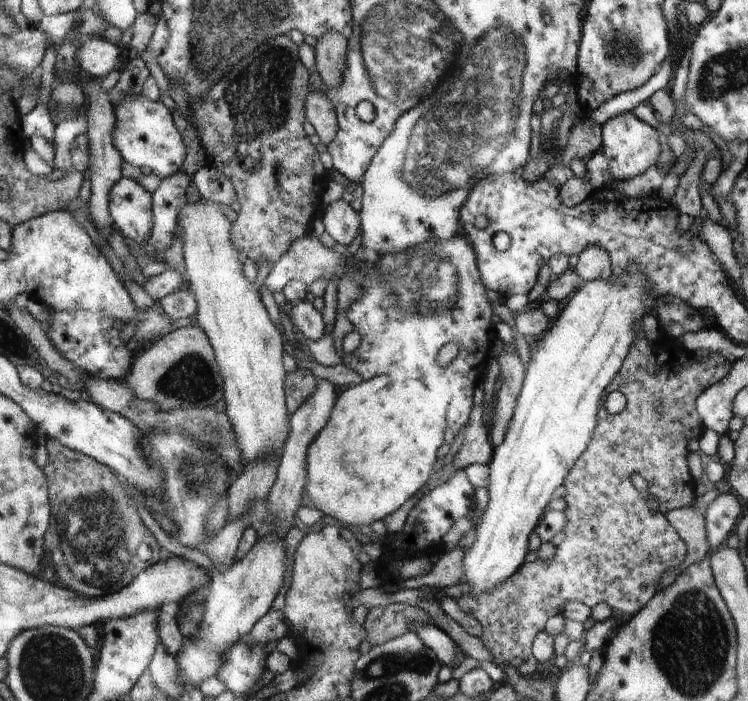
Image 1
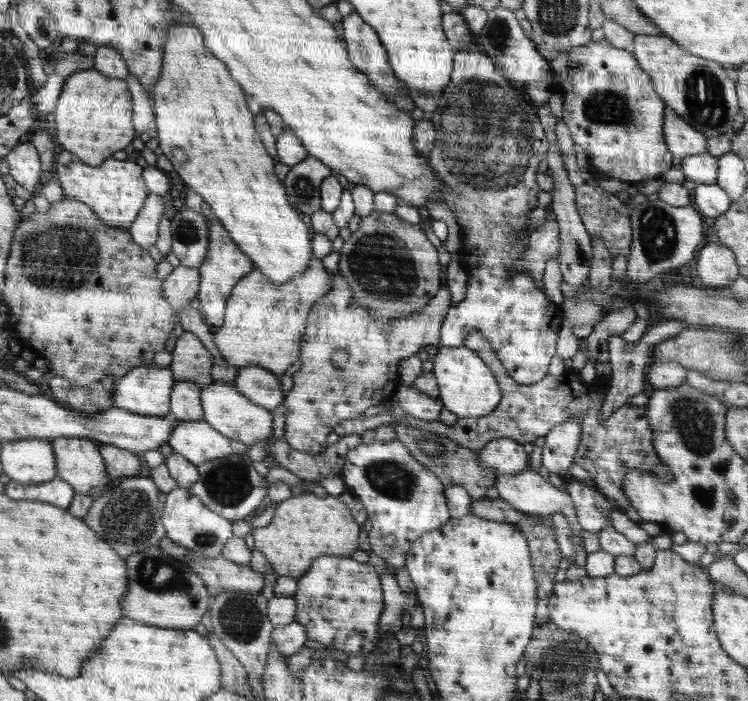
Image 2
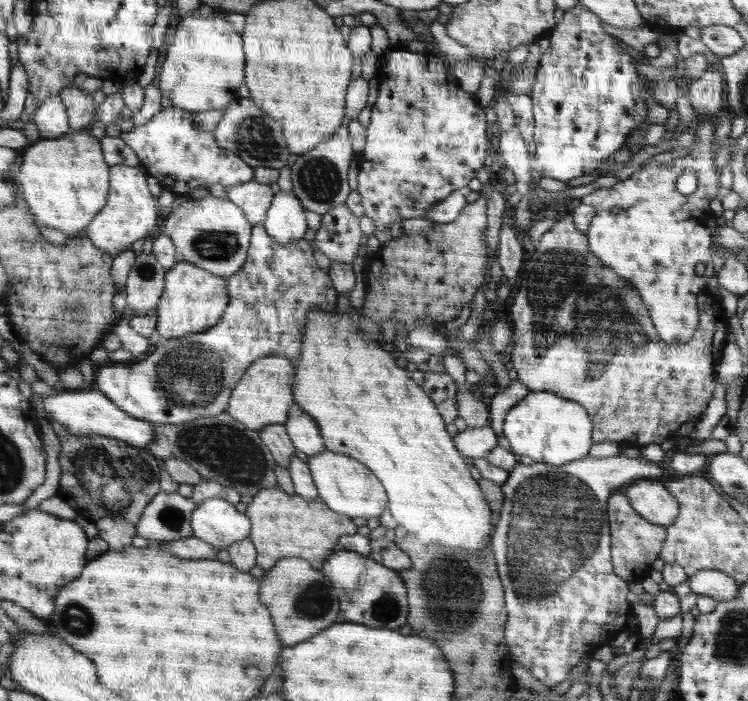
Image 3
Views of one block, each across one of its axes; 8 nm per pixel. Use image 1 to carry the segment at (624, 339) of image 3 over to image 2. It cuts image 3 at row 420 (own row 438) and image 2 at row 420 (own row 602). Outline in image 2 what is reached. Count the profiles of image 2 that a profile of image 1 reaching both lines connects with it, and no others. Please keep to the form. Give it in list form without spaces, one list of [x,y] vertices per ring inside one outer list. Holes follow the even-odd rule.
[[[476,331],[473,332],[464,344],[470,350],[475,351],[483,362],[488,362],[492,370],[496,370],[496,377],[500,378],[499,386],[504,386],[504,406],[496,410],[496,414],[488,414],[488,418],[459,417],[454,426],[446,426],[442,421],[428,422],[420,420],[415,416],[396,409],[395,412],[378,413],[369,418],[351,418],[340,422],[339,434],[363,435],[367,430],[380,430],[390,421],[402,421],[404,426],[420,428],[424,432],[436,432],[440,436],[452,440],[456,445],[463,446],[471,451],[478,451],[488,445],[492,440],[510,438],[524,446],[533,444],[540,437],[547,437],[551,430],[564,421],[578,417],[580,424],[580,445],[575,452],[573,462],[588,470],[592,475],[594,488],[600,490],[612,504],[620,509],[632,508],[630,497],[624,491],[626,476],[632,469],[644,469],[652,473],[661,481],[674,481],[674,474],[670,466],[662,462],[655,450],[655,432],[646,414],[646,405],[638,406],[632,399],[627,400],[618,410],[606,420],[602,417],[602,406],[606,400],[608,387],[604,387],[600,376],[596,381],[586,386],[580,382],[580,374],[564,372],[560,376],[544,377],[542,381],[527,385],[517,383],[510,375],[503,362],[499,359],[491,341],[487,336]]]

